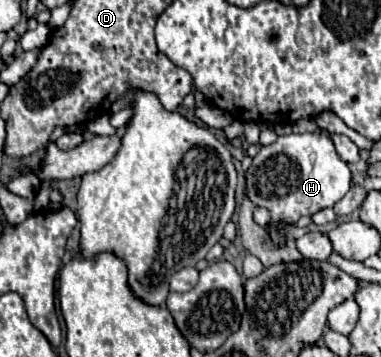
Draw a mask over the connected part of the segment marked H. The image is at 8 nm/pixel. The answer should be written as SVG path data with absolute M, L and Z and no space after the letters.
M326 130L278 136L270 146L262 146L246 172L246 194L262 208L272 212L272 224L296 224L300 216L332 208L350 188L352 176L348 164L336 154L334 142Z

